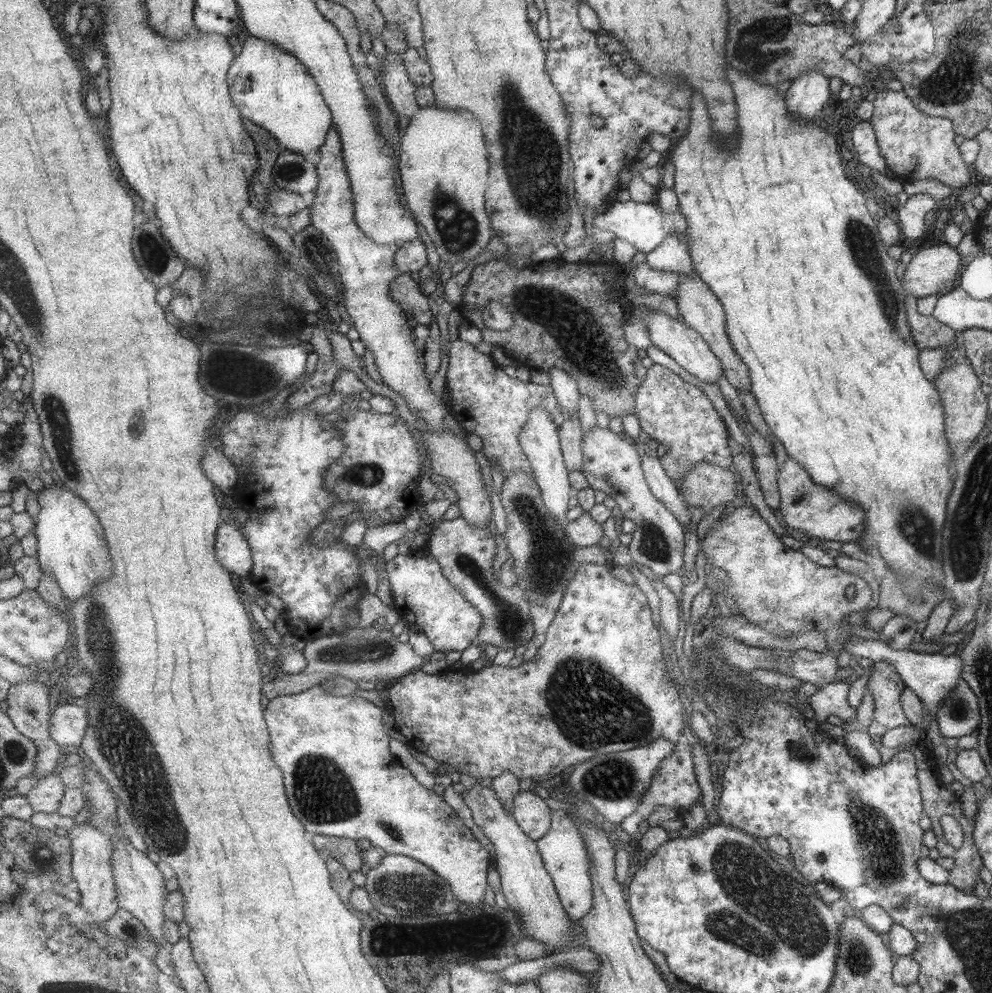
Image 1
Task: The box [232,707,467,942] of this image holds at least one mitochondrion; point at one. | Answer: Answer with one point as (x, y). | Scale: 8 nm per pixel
(323, 794)

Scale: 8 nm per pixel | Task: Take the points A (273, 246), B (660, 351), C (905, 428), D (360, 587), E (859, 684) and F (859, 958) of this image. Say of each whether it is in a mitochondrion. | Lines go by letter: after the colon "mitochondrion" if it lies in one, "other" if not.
A: other
B: other
C: other
D: other
E: other
F: mitochondrion

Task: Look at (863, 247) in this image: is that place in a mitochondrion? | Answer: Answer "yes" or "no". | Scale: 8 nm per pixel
yes

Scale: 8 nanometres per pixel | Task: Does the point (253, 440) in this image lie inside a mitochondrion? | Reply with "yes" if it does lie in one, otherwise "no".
no

